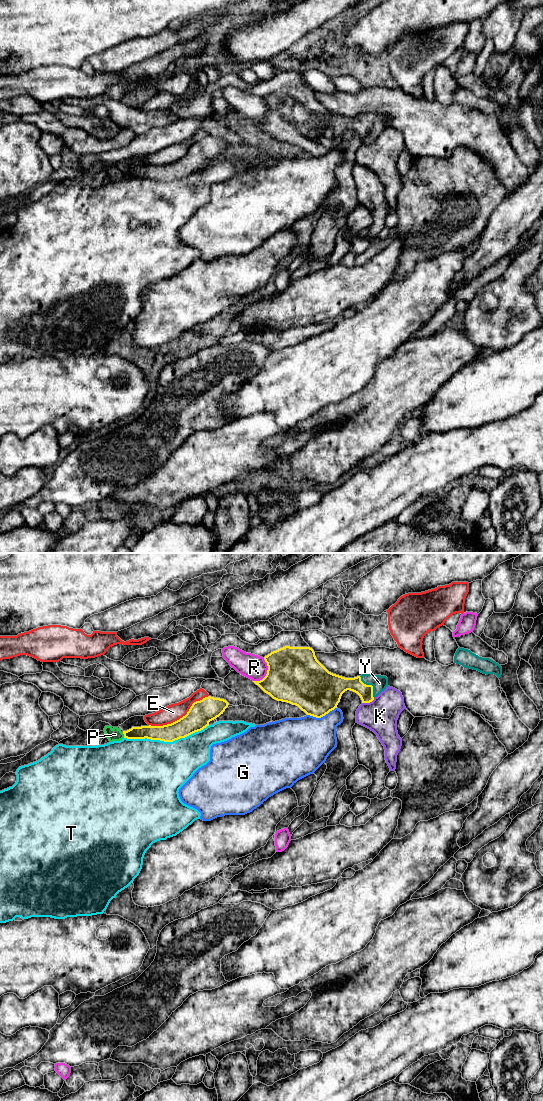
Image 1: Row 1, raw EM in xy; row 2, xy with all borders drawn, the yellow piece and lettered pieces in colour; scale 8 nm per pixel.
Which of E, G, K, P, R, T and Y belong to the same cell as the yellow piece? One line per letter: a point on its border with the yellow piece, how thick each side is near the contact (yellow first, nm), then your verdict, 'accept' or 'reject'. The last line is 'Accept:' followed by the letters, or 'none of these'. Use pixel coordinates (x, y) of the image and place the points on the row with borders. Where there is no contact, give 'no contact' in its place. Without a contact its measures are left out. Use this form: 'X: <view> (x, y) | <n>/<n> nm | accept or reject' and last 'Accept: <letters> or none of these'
E: xy (180, 718) | 190/140 nm | reject
G: xy (321, 716) | 380/420 nm | reject
K: xy (368, 702) | 120/280 nm | reject
P: xy (124, 735) | 110/110 nm | reject
R: xy (267, 673) | 440/200 nm | reject
T: xy (166, 741) | 160/480 nm | reject
Y: xy (370, 685) | 140/120 nm | accept
Accept: Y

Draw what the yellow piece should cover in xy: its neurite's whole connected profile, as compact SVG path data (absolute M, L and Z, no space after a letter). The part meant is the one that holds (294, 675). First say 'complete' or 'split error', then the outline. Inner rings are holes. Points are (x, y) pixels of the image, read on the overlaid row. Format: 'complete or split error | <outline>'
split error | M285 646L264 657L268 670L260 681L253 681L265 693L277 701L298 706L307 715L321 718L337 708L342 694L347 691L357 693L362 703L370 703L388 687L386 676L362 674L354 678L345 678L329 672L316 658L310 647Z

